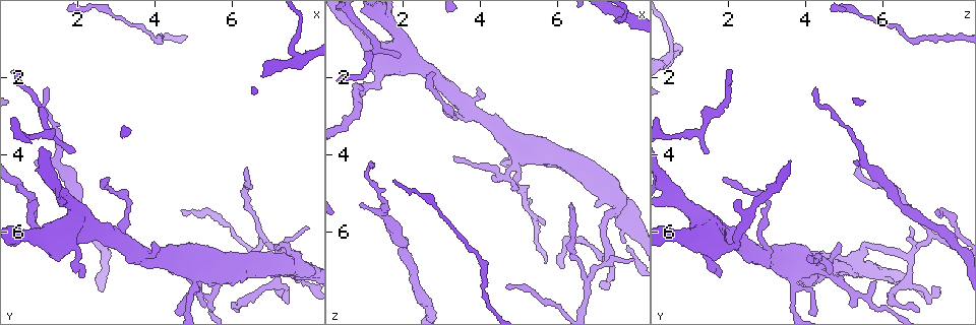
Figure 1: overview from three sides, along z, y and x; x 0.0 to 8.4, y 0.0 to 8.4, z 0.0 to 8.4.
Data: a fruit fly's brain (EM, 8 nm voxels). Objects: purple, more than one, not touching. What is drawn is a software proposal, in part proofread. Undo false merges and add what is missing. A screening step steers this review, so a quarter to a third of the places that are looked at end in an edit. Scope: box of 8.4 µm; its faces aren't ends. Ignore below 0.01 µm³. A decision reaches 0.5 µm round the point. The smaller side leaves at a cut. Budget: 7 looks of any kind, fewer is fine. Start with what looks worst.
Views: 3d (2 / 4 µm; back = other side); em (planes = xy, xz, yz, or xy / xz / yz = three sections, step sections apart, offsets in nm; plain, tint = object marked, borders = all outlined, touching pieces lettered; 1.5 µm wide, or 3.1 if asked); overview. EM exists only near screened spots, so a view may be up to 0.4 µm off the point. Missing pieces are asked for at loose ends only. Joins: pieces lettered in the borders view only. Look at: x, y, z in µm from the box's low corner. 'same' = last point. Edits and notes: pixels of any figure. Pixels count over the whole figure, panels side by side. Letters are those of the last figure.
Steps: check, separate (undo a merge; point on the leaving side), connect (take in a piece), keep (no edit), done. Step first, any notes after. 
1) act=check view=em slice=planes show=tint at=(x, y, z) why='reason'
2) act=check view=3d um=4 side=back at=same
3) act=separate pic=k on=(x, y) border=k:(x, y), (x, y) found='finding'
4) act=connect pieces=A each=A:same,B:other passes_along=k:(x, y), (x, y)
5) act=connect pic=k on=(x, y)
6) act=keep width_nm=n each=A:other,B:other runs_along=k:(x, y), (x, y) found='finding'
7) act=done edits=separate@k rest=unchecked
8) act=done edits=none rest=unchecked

act=check view=em slice=planes show=borders at=(0.90, 4.15, 5.25) why='an open end'

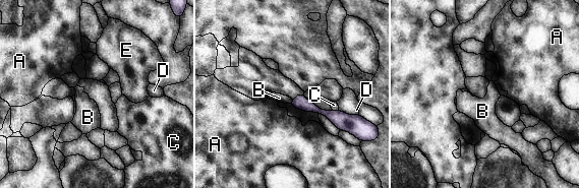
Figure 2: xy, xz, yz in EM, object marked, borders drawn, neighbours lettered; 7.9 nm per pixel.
act=keep longest_contact=D:170nm each=A:other,B:other,C:other,D:other,E:other border=2:(292, 100), (290, 103) found='no lettered piece goes on from it'

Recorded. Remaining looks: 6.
act=check view=em slice=planes show=borders at=(4.95, 6.30, 4.95) why='free end'

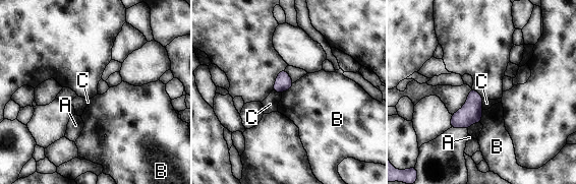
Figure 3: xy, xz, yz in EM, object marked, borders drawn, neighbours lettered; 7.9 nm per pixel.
act=keep each=A:other,B:other,C:other border=3:(294, 82), (282, 93) found='none of them fits'

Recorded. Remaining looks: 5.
act=check view=3d um=2 at=(6.80, 6.10, 7.25) why='abrupt turn'

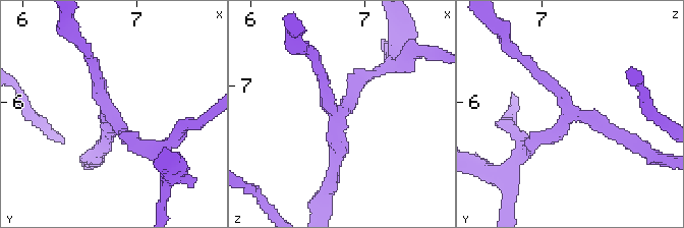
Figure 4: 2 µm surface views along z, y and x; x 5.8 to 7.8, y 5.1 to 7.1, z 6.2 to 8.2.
act=check view=em slice=planes show=tint at=(6.78, 6.12, 7.28) arms=3 why='need the tissue'

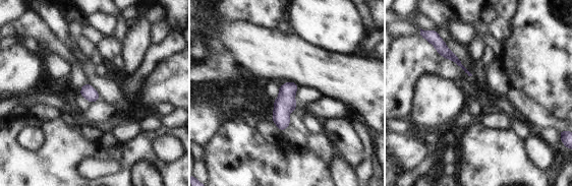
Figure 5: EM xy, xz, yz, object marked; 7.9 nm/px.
act=check view=em slice=planes show=borders at=same why='see the neighbours'

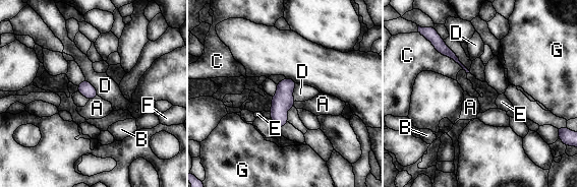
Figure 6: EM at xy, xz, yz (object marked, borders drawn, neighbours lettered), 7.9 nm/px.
act=keep each=A:other,B:other,C:other,D:other,E:other,F:other,G:other border=6:(97, 95), (89, 101) found='continuous, no second cell'

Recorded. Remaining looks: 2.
act=done edits=none rest=unchecked

